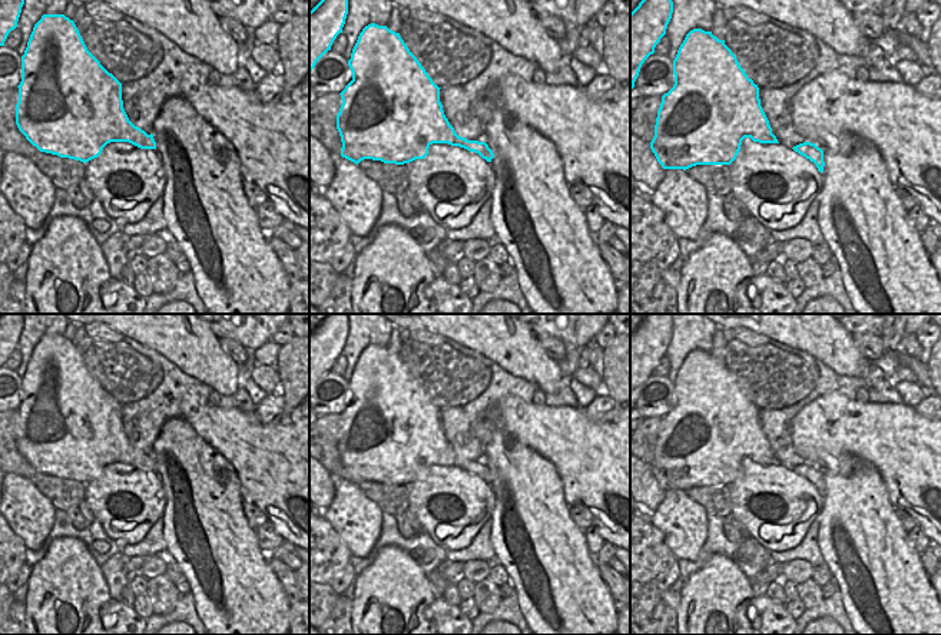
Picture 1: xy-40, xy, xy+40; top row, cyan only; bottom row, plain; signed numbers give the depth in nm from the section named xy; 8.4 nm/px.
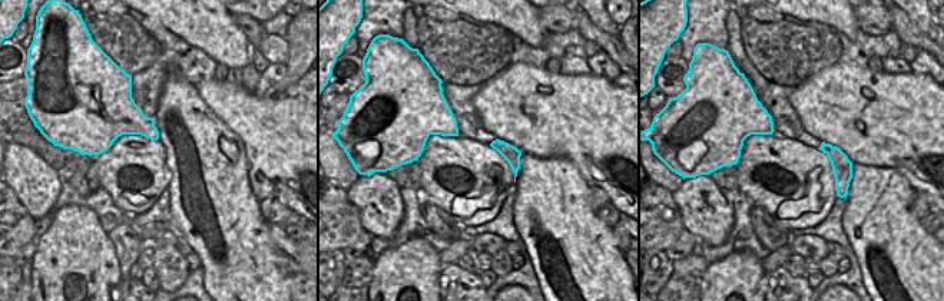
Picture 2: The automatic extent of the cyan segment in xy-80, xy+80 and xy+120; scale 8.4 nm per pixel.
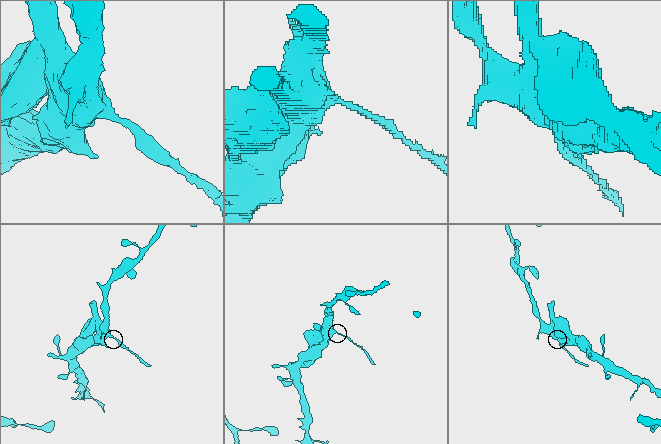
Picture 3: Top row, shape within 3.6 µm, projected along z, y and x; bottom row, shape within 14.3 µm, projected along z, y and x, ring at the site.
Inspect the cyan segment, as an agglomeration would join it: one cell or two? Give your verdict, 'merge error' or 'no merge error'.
merge error

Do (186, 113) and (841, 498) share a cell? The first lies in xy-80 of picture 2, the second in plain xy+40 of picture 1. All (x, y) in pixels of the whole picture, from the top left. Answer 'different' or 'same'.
same

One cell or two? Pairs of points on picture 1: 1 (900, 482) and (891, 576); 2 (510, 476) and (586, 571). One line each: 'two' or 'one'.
1: two
2: one

